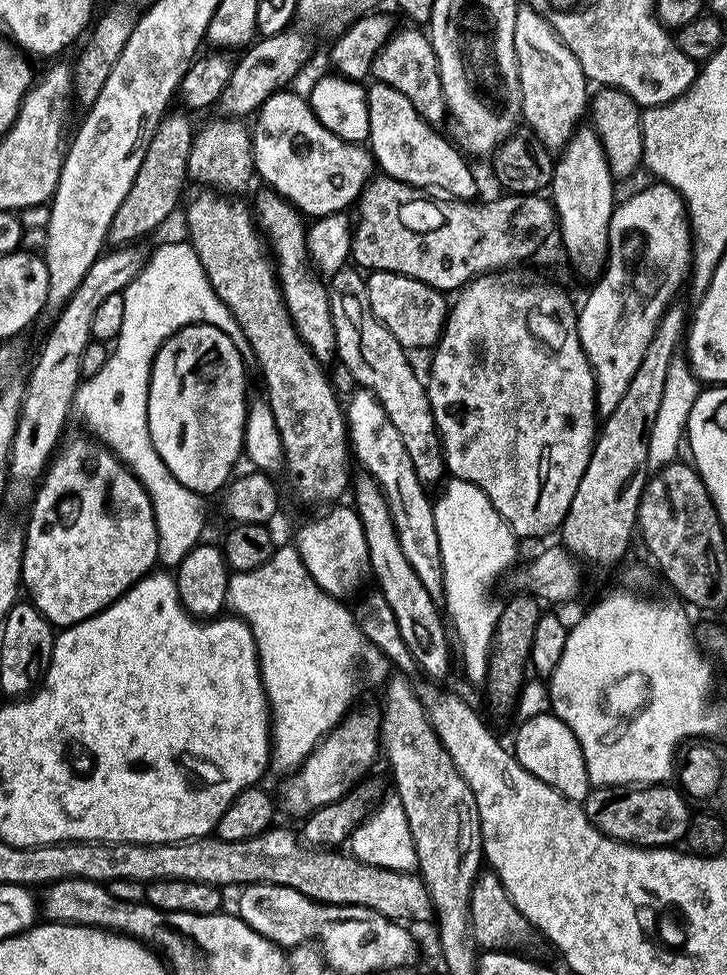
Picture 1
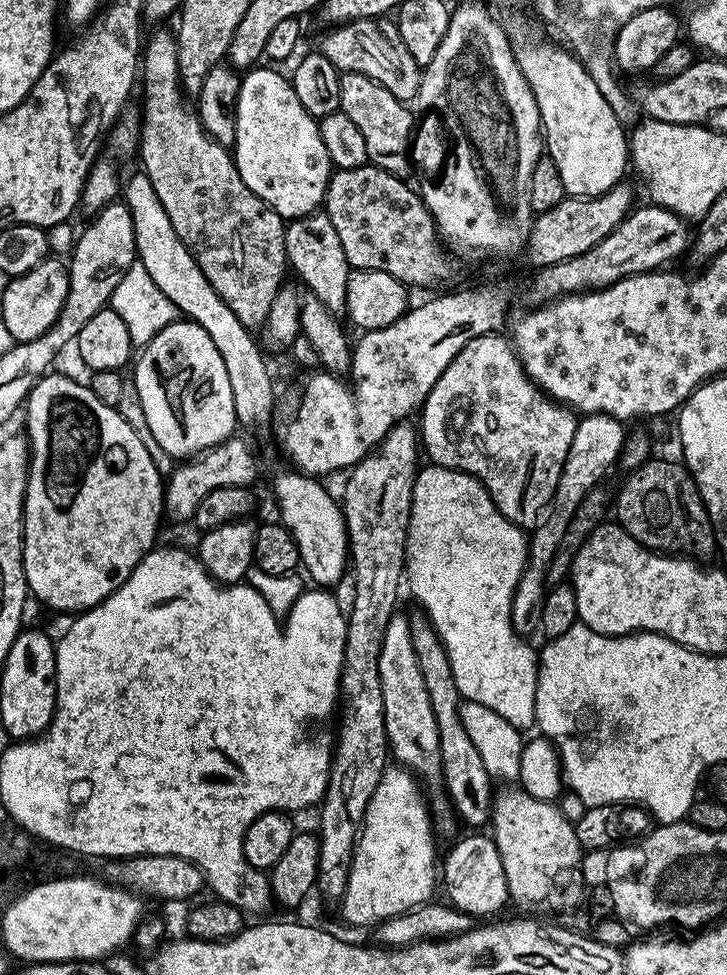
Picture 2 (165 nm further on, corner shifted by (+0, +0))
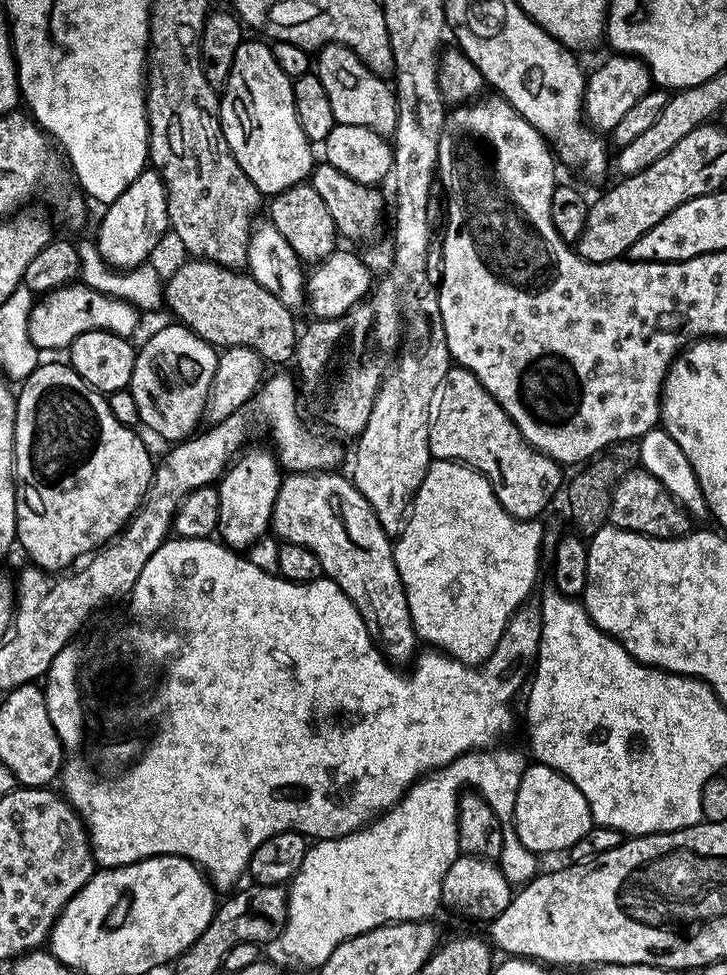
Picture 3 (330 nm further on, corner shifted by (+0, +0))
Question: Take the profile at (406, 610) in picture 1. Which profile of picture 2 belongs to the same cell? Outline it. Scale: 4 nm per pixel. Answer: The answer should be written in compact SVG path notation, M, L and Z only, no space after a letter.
M416 610L416 613L411 613L408 616L408 625L410 642L414 642L414 654L418 657L418 670L422 670L422 682L426 682L426 694L430 694L430 710L434 710L434 722L438 722L440 775L445 788L443 791L452 803L452 811L463 823L465 820L472 827L469 829L483 829L492 814L494 778L486 770L486 762L482 762L478 746L470 742L470 734L466 734L466 726L462 726L460 721L462 697L454 682L454 670L450 670L450 658L423 611Z

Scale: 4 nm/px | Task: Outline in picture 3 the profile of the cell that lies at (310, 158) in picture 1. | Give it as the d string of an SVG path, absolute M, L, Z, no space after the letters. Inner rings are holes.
M244 39L234 54L228 81L220 96L220 125L228 148L246 178L254 182L261 194L268 194L301 183L314 164L304 160L304 151L310 148L310 142L296 117L292 81L282 74L278 62L274 62L272 44L260 40ZM264 152L268 155L265 160Z

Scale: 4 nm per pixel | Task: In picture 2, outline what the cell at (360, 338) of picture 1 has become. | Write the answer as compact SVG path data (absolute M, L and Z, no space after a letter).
M317 210L310 216L291 221L284 230L284 250L288 254L288 264L296 267L297 274L308 283L307 291L317 296L333 314L343 313L350 265L328 215Z

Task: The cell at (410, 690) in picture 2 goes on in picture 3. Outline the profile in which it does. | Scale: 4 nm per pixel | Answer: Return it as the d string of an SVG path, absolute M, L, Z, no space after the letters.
M329 470L285 475L280 482L278 498L274 502L271 531L277 532L281 541L306 546L306 550L314 553L320 563L321 573L336 583L342 594L350 598L358 614L362 614L362 622L366 622L366 630L385 660L396 666L404 666L404 663L407 665L417 655L418 637L414 622L410 618L402 578L398 578L398 566L392 553L393 541L388 532L382 530L370 502L362 498L362 494L347 475L339 476L338 473L339 471Z

